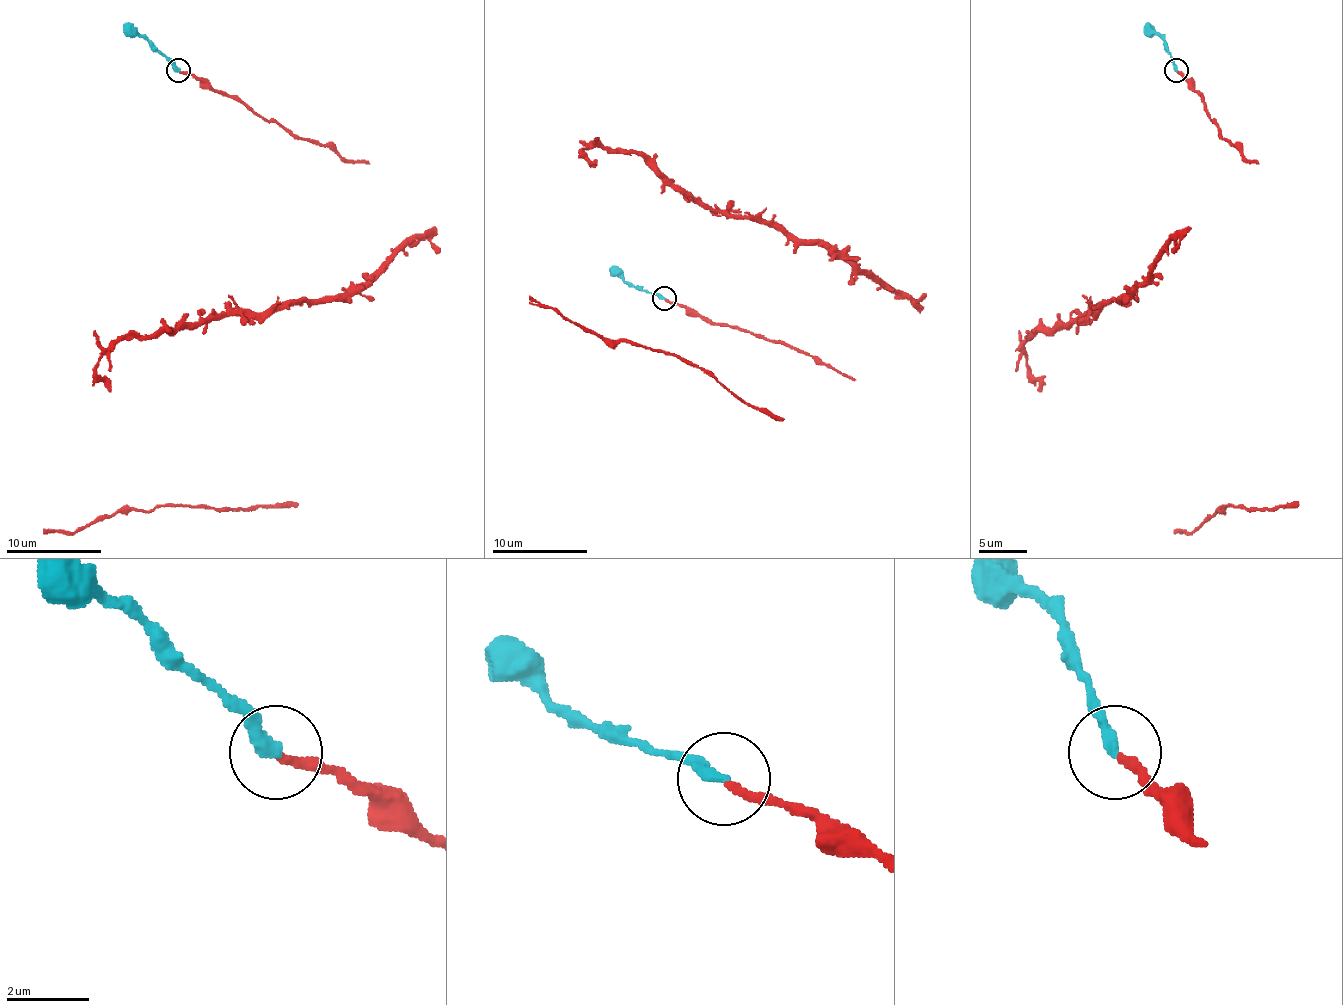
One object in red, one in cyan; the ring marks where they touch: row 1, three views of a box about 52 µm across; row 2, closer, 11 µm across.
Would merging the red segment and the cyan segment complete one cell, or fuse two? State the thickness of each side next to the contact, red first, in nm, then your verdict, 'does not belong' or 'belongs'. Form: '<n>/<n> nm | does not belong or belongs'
200/320 nm | belongs

